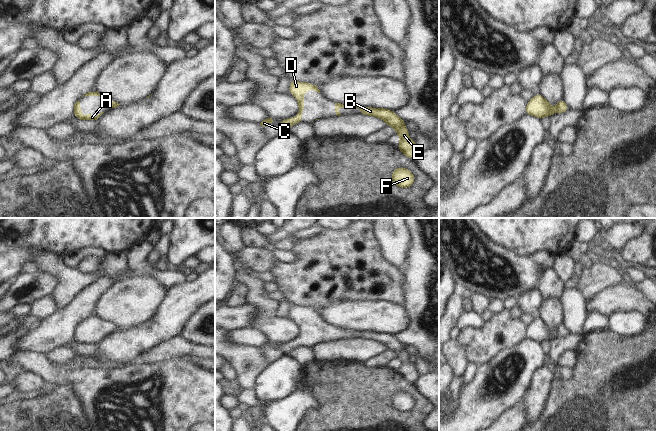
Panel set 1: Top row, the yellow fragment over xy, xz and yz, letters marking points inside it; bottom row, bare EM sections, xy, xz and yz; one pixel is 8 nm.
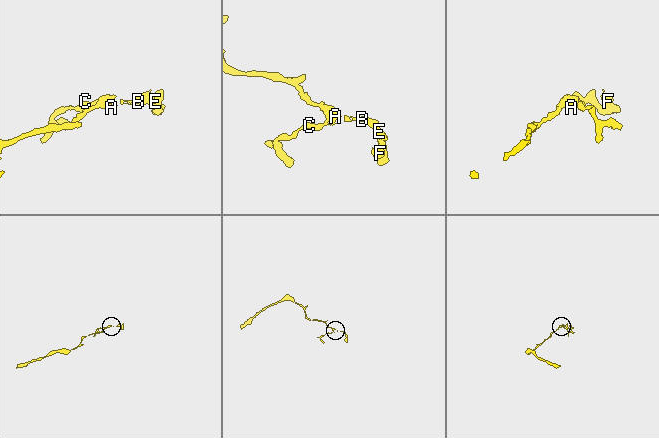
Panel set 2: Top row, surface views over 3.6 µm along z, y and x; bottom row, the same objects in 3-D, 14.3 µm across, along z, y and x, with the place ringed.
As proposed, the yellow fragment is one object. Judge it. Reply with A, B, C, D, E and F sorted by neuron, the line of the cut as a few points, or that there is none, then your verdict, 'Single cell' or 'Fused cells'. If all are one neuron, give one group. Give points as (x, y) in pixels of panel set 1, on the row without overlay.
Groups: A B C D E F. No split. Single cell

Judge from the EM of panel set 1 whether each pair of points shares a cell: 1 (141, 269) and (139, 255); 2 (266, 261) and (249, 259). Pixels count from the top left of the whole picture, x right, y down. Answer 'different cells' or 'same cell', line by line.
1: same cell
2: same cell

